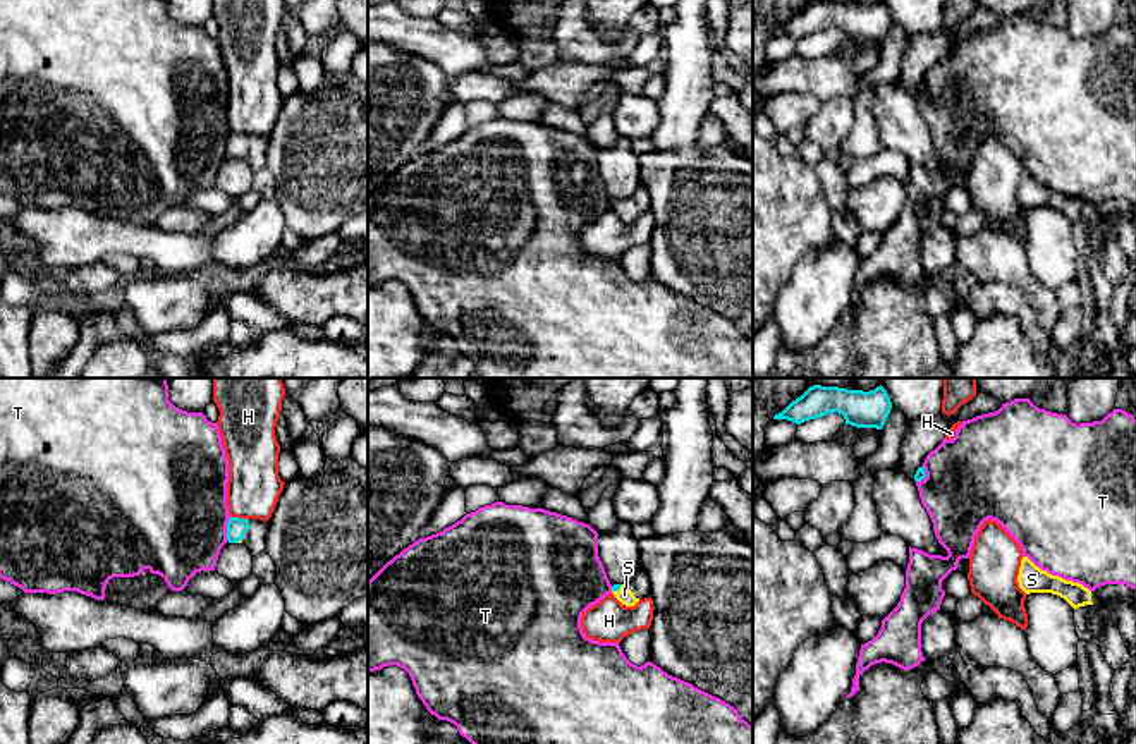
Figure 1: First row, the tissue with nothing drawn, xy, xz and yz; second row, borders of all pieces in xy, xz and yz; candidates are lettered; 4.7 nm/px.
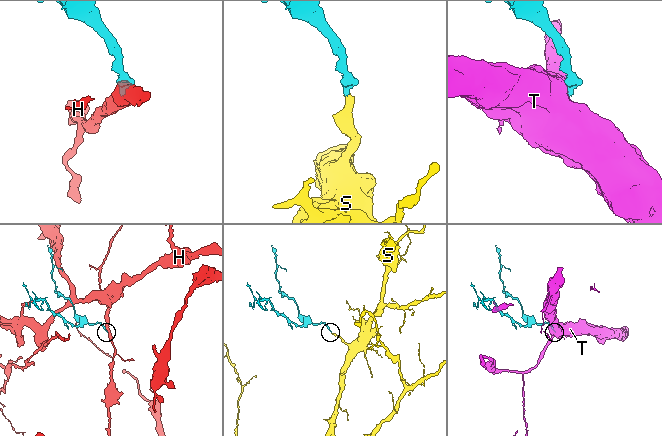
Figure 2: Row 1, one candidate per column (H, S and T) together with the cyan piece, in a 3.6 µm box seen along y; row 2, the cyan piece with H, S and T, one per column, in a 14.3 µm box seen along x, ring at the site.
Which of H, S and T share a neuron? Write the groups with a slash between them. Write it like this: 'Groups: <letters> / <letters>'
Groups: H / S / T

